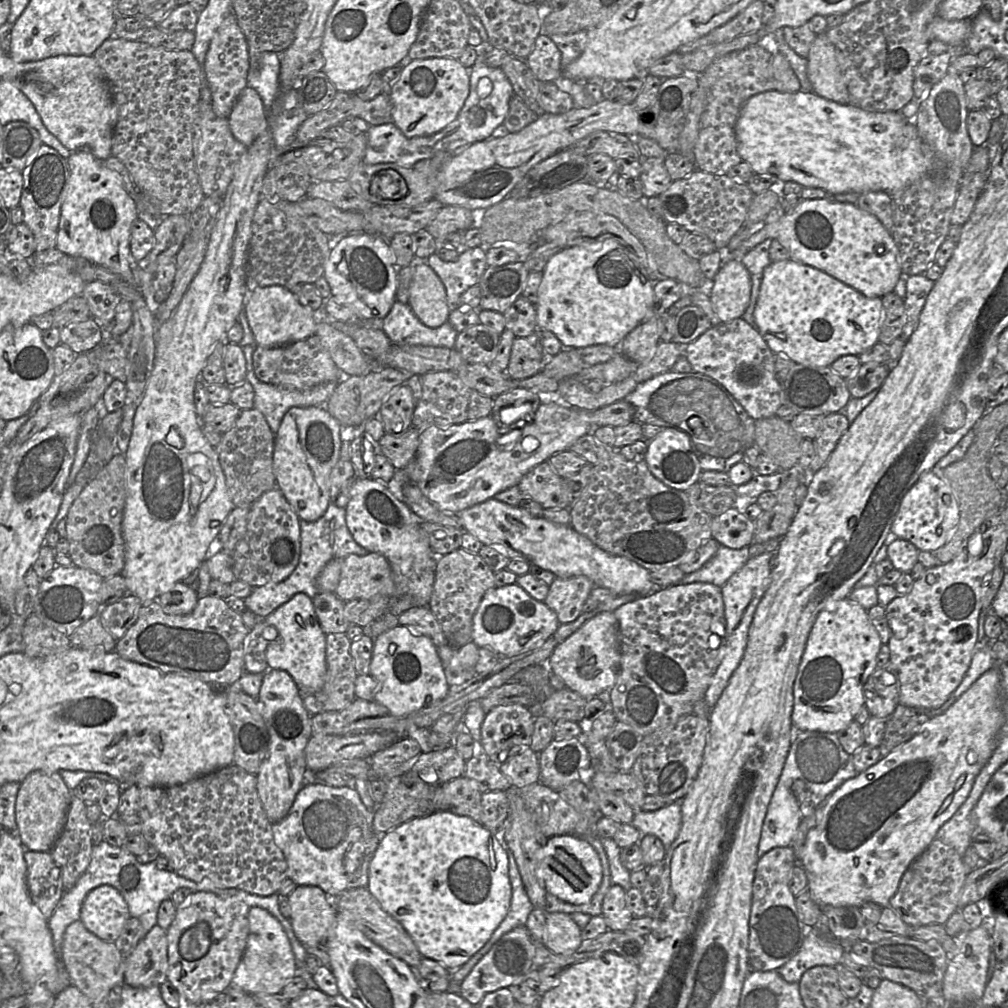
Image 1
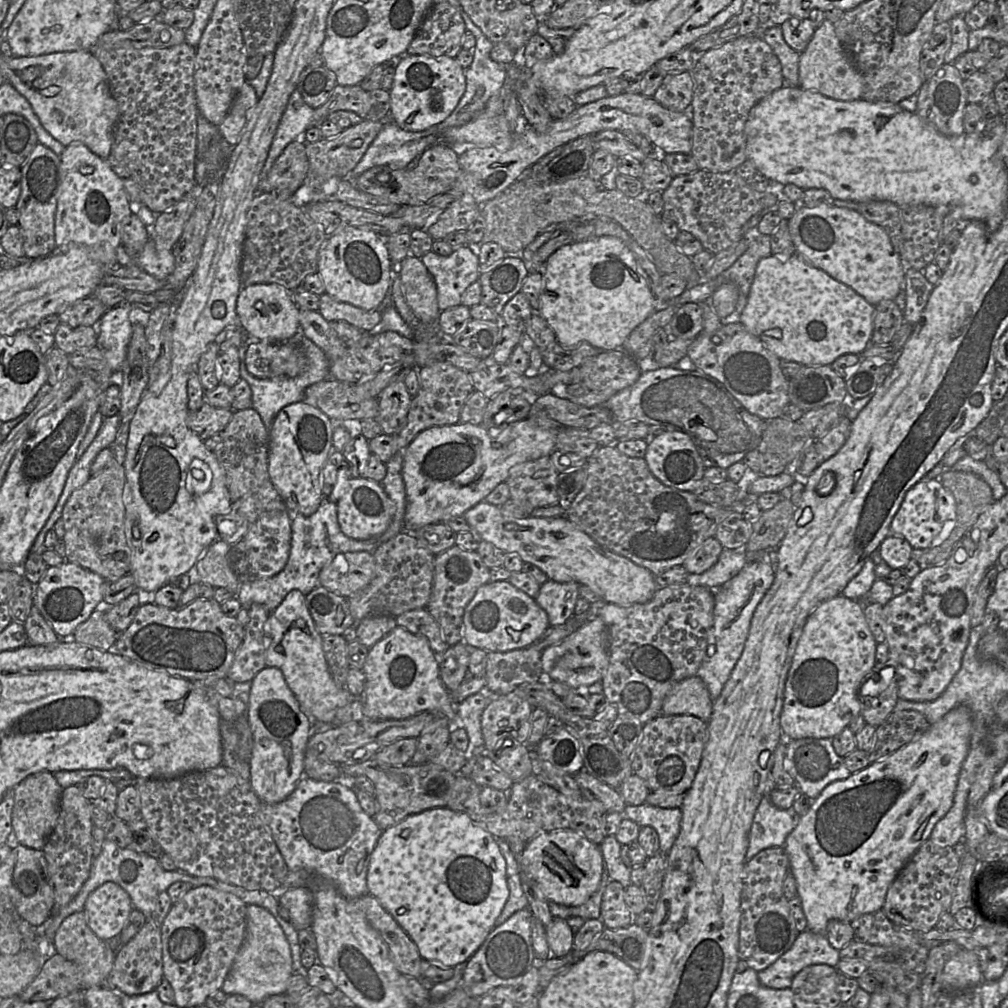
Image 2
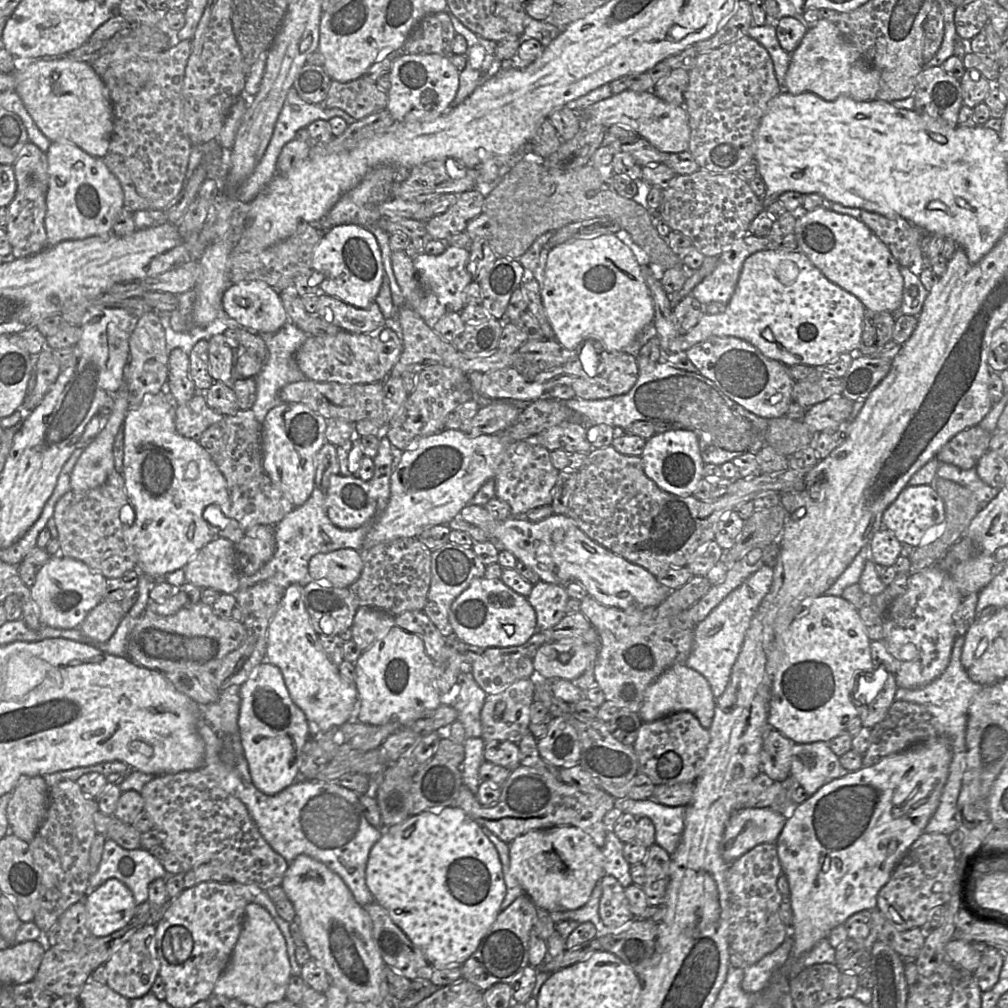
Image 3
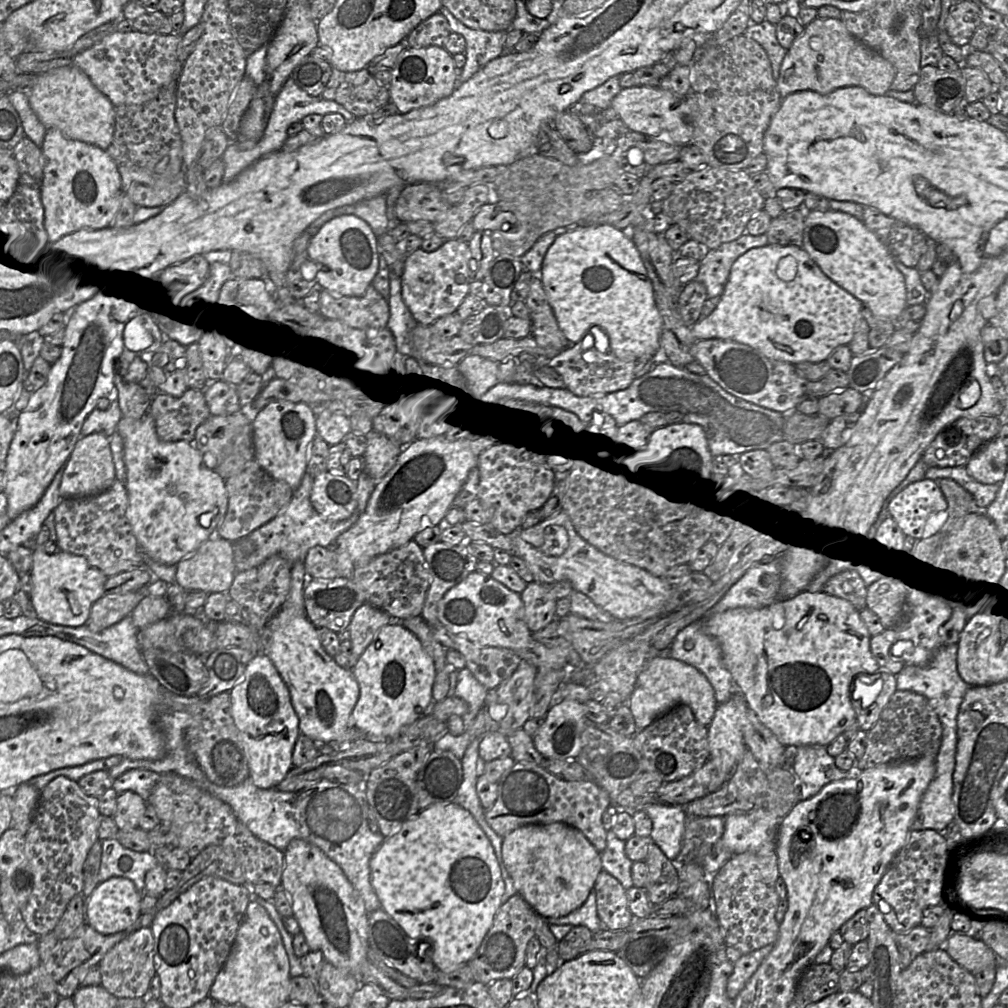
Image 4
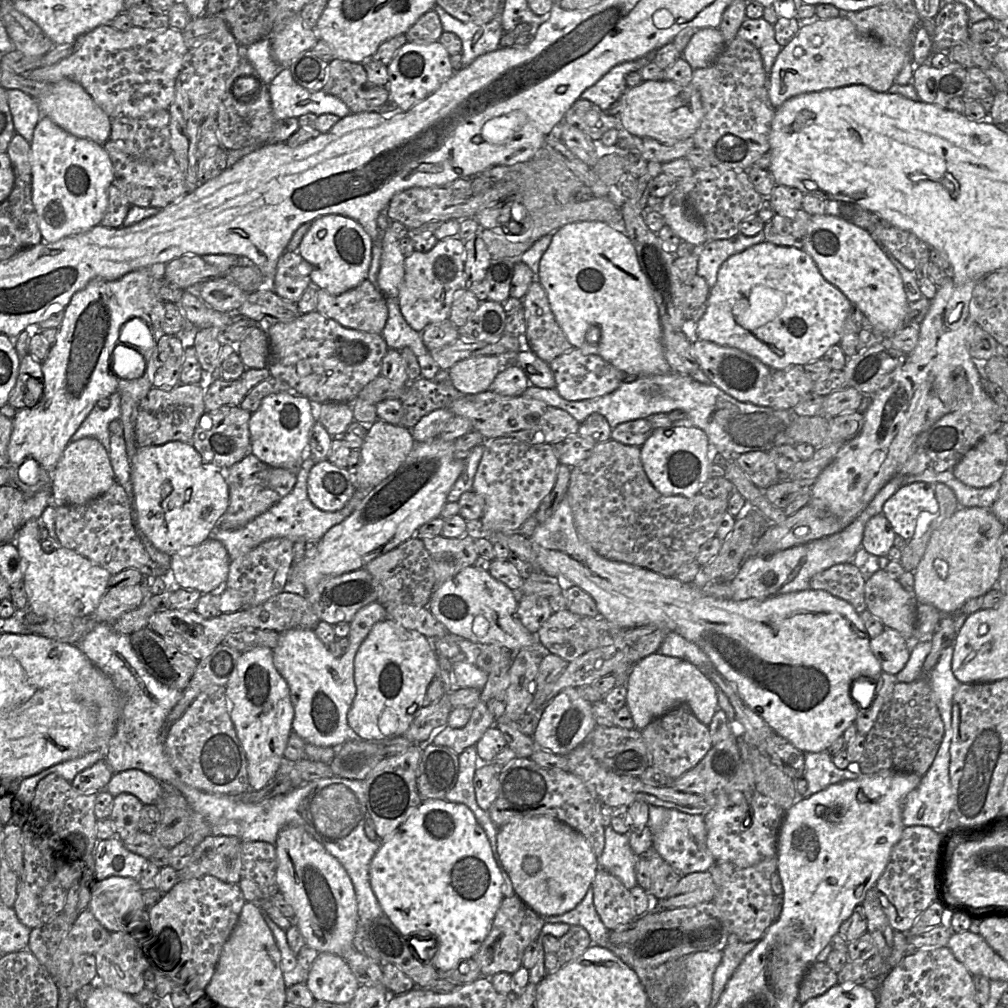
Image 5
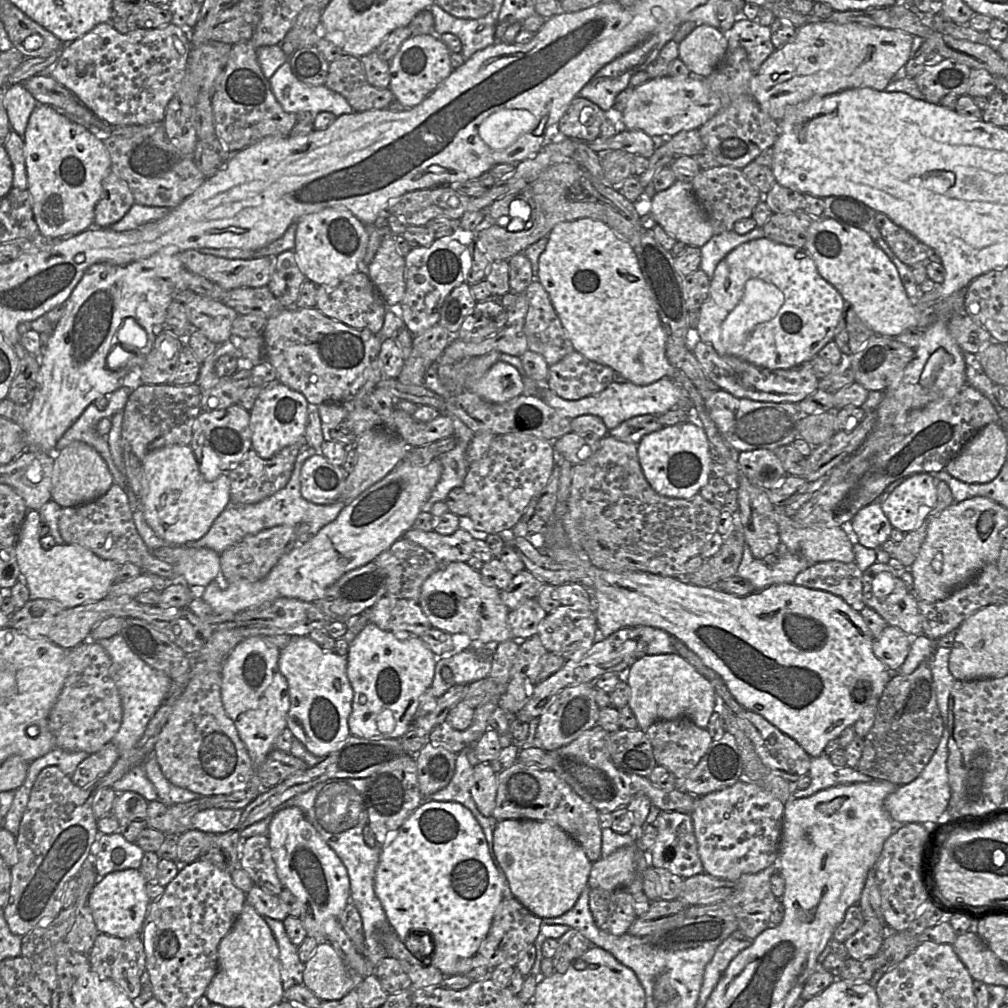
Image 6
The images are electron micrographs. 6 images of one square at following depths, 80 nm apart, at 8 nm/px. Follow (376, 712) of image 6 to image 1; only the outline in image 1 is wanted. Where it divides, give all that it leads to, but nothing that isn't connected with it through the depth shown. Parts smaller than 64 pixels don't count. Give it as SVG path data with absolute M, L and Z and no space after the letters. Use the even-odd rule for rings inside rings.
M399 624L374 640L370 675L376 680L374 701L387 707L390 713L396 717L408 716L419 709L444 699L450 687L438 654L438 649L433 641L424 635L414 635L410 628Z

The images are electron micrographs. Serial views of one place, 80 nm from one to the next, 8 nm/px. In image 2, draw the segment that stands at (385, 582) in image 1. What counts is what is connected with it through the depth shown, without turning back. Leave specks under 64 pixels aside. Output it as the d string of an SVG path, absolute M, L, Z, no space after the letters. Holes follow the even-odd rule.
M372 553L337 554L319 574L319 583L331 592L349 598L365 588L375 577L376 564Z

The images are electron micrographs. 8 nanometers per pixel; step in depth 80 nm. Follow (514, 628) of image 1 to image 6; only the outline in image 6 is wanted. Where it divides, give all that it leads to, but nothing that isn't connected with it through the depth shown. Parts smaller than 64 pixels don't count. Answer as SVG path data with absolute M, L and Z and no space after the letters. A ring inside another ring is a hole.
M452 562L425 580L418 604L434 628L450 634L466 634L473 643L495 646L513 640L507 621L511 610L502 602L500 592L487 583L480 571L464 562Z

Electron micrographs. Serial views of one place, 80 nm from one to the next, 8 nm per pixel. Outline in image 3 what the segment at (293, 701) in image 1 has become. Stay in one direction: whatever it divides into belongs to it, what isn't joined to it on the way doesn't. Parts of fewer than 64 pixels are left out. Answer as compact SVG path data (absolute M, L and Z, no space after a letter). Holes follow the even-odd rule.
M264 661L256 666L240 686L240 713L238 724L241 741L254 786L264 794L275 795L292 785L299 773L299 756L310 738L310 725L304 712L292 701L281 670Z

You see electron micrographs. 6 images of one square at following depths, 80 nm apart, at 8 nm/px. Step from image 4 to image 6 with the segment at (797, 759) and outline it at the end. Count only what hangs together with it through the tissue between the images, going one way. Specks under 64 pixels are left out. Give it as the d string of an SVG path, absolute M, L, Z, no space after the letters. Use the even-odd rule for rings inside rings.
M825 754L811 758L808 774L811 778L810 786L804 790L794 788L794 798L807 798L821 790L838 785L867 783L874 780L872 777L860 773L856 768L834 766L829 756Z

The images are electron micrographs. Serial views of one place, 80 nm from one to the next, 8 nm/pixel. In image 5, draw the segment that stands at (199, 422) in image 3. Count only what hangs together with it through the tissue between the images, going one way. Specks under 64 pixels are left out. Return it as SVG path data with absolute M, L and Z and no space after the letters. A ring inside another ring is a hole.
M205 382L201 384L179 384L170 390L152 387L147 395L141 400L138 407L135 436L137 448L150 445L163 445L170 441L192 442L194 430L200 417L206 412L203 393Z

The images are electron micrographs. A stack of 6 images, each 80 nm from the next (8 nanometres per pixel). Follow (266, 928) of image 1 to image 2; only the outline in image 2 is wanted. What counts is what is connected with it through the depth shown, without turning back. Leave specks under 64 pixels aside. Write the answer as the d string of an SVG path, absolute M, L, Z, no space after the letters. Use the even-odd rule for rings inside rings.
M254 904L247 905L245 938L221 991L227 995L242 995L253 1004L260 1004L268 996L285 994L292 975L291 949L283 929L267 909Z

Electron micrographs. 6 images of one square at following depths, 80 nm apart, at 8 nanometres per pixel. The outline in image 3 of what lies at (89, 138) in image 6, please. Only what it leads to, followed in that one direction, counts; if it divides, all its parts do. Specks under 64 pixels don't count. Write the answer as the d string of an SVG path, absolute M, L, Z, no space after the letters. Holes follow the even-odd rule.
M51 142L45 153L48 161L48 191L44 226L48 246L65 240L110 235L124 207L123 190L103 158L94 157L76 145Z

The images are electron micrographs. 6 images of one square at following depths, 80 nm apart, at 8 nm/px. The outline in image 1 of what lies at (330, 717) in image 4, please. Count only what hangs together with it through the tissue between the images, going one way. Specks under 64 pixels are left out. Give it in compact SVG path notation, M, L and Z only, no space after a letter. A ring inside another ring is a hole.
M303 593L296 594L291 600L267 616L265 622L268 626L274 628L266 631L269 645L266 650L268 669L284 670L289 673L301 694L312 694L321 690L327 673L326 635L319 624L312 599Z

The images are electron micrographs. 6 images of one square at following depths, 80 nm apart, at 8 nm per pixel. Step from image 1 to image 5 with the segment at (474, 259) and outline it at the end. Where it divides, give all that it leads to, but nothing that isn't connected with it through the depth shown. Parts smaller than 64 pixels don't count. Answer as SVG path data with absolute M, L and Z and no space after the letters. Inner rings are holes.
M450 237L439 240L428 252L414 251L405 258L398 303L404 319L413 330L422 332L427 326L449 318L454 293L469 285L464 254L464 242L458 237Z

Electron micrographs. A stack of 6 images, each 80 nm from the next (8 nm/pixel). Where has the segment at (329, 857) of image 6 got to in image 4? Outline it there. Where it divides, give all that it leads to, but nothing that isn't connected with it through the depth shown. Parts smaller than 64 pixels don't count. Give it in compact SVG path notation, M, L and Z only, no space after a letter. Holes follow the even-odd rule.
M293 839L284 853L284 868L281 887L290 899L293 917L298 922L310 951L320 951L324 960L337 968L349 970L355 974L356 969L367 960L368 913L362 898L345 876L342 869L317 846L303 840Z

